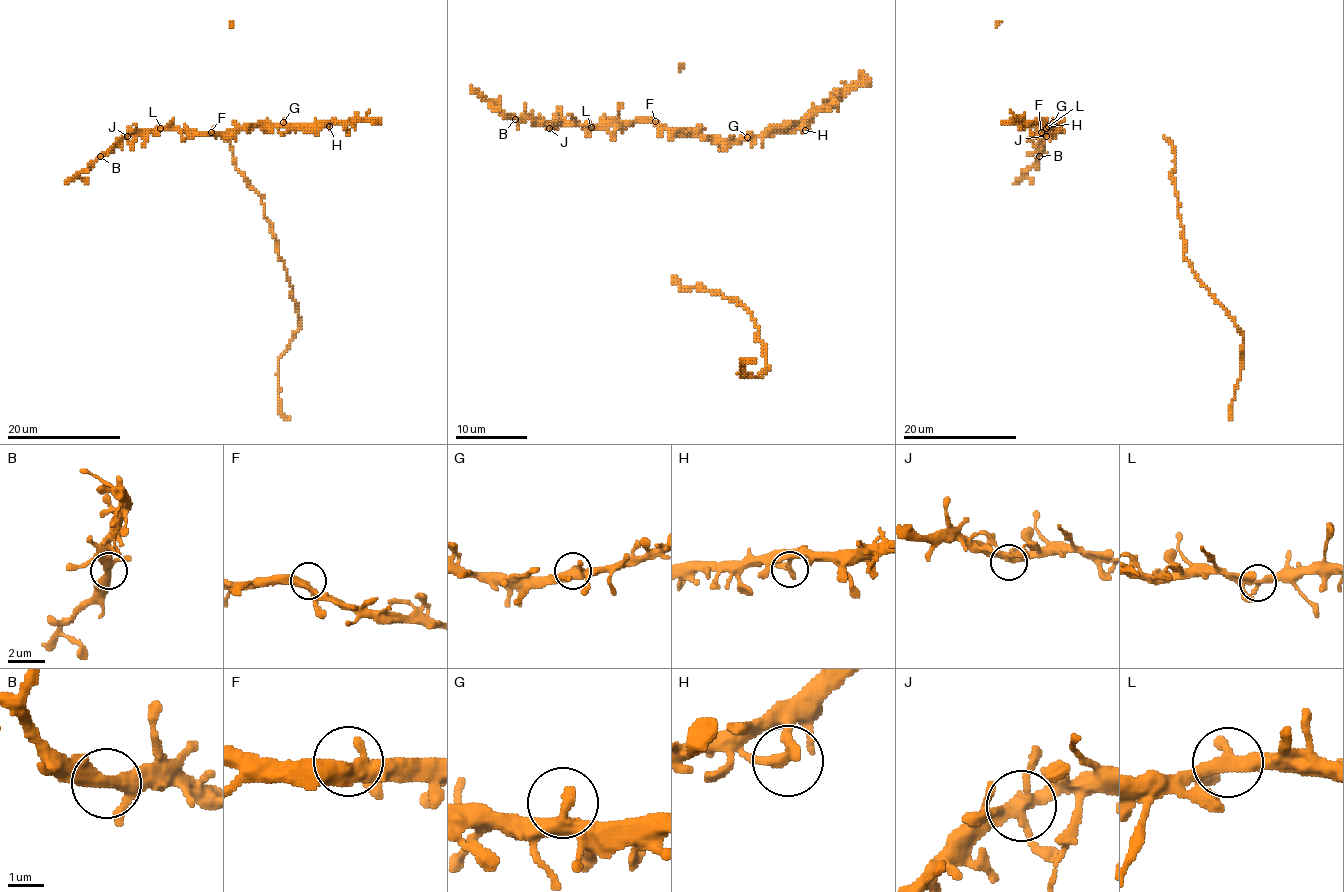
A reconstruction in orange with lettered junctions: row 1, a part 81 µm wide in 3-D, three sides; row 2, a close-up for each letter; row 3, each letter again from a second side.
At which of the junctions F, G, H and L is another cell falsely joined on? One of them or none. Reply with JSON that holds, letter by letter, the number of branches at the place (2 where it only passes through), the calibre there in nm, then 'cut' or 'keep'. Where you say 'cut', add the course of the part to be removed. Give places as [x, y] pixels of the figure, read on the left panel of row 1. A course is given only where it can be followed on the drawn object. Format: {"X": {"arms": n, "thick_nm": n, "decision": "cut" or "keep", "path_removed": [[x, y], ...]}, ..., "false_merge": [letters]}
{"F": {"arms": 3, "thick_nm": 360, "decision": "keep"}, "G": {"arms": 2, "thick_nm": 340, "decision": "keep"}, "H": {"arms": 2, "thick_nm": 320, "decision": "keep"}, "L": {"arms": 3, "thick_nm": 320, "decision": "keep"}, "false_merge": []}

